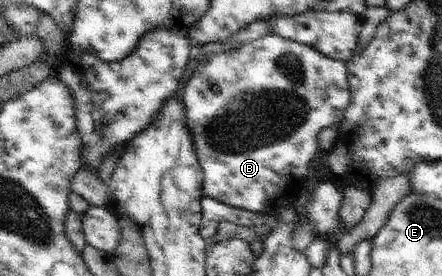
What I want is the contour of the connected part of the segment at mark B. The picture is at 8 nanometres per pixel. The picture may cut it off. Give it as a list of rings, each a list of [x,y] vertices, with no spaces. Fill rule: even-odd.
[[[266,35],[255,41],[244,43],[244,46],[240,46],[240,48],[220,52],[220,54],[212,54],[212,56],[206,56],[206,58],[202,56],[201,59],[198,59],[198,65],[181,91],[180,98],[184,102],[184,106],[186,106],[186,124],[188,124],[190,132],[192,132],[196,156],[198,156],[198,162],[200,162],[204,174],[203,194],[222,204],[258,212],[263,215],[280,215],[282,208],[297,205],[300,195],[303,193],[302,186],[304,186],[304,182],[308,178],[310,162],[319,152],[318,134],[324,128],[330,128],[330,126],[338,127],[340,122],[342,122],[346,108],[350,106],[351,94],[347,75],[347,62],[328,58],[318,52],[316,48],[312,48],[312,46],[286,40],[286,38],[278,35]]]

